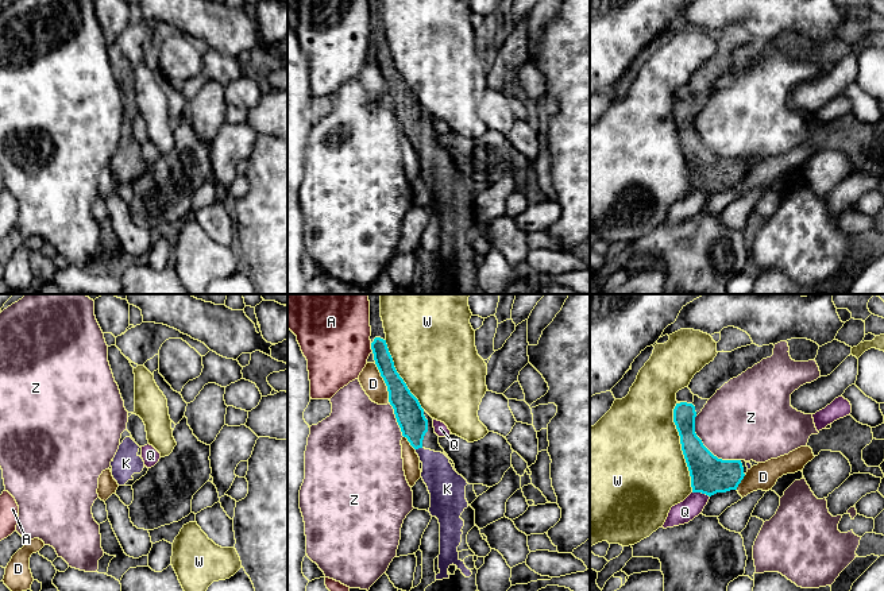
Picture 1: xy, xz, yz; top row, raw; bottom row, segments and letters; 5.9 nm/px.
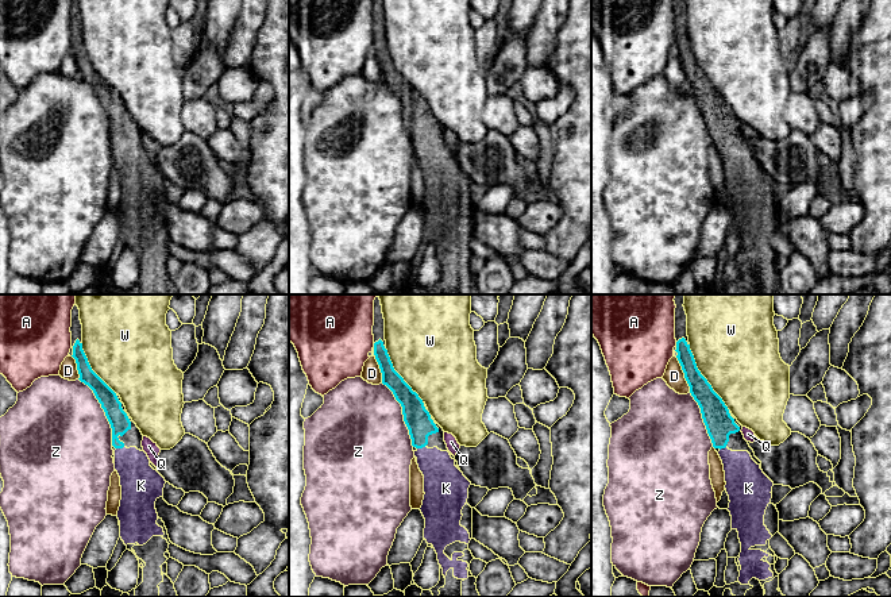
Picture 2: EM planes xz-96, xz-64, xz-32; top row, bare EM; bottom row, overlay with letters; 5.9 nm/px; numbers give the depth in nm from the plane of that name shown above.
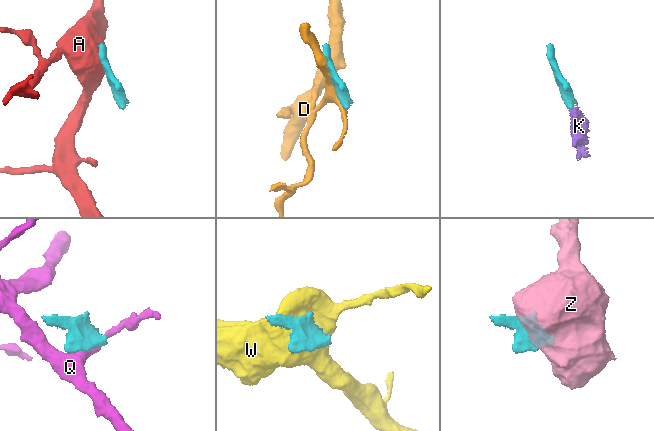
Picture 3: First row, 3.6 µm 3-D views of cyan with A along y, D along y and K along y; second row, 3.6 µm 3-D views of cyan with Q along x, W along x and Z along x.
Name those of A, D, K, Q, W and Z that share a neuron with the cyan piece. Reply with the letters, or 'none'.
K

